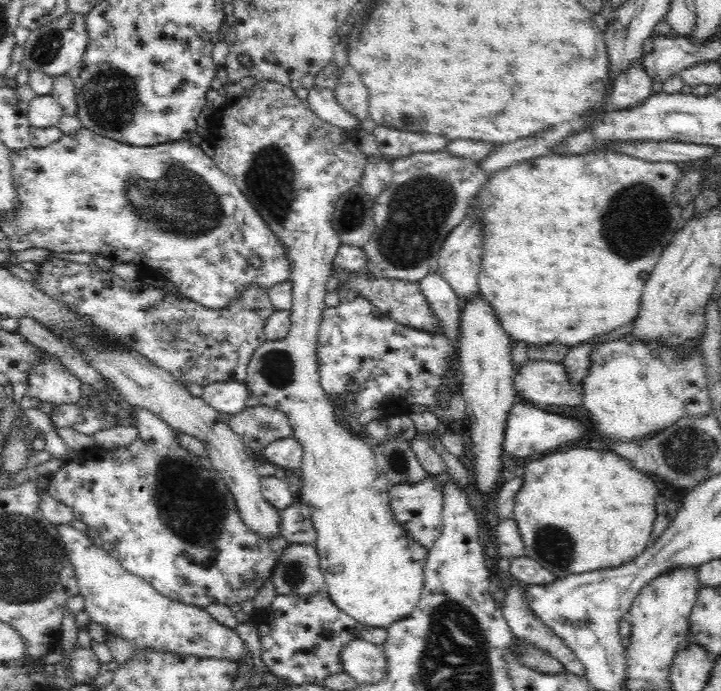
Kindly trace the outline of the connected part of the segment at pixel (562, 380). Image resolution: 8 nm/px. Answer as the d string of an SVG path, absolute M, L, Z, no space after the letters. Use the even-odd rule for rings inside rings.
M528 361L515 374L513 387L520 401L550 409L550 406L578 406L582 409L584 393L582 382L570 383L568 371L562 362Z

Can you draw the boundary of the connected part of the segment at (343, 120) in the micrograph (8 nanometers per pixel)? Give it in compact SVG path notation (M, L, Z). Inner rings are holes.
M314 85L312 88L308 88L306 101L308 101L312 112L321 121L338 126L350 133L355 133L355 126L358 126L359 122L340 107L332 89Z

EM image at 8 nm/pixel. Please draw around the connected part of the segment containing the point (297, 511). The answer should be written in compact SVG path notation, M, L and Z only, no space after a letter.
M291 502L278 512L278 529L288 544L314 544L315 528L311 521L311 512L304 503Z

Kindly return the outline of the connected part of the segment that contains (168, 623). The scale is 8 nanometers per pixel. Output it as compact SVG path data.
M56 524L56 531L62 537L64 546L75 570L79 593L84 596L84 609L88 613L89 621L101 624L109 634L116 634L132 644L133 650L161 650L172 654L190 654L192 656L208 657L216 660L236 661L242 664L250 655L244 647L236 631L219 624L205 609L170 600L162 596L156 589L140 576L128 572L120 561L112 558L103 547L96 547L89 540L87 534L82 533L70 524Z

